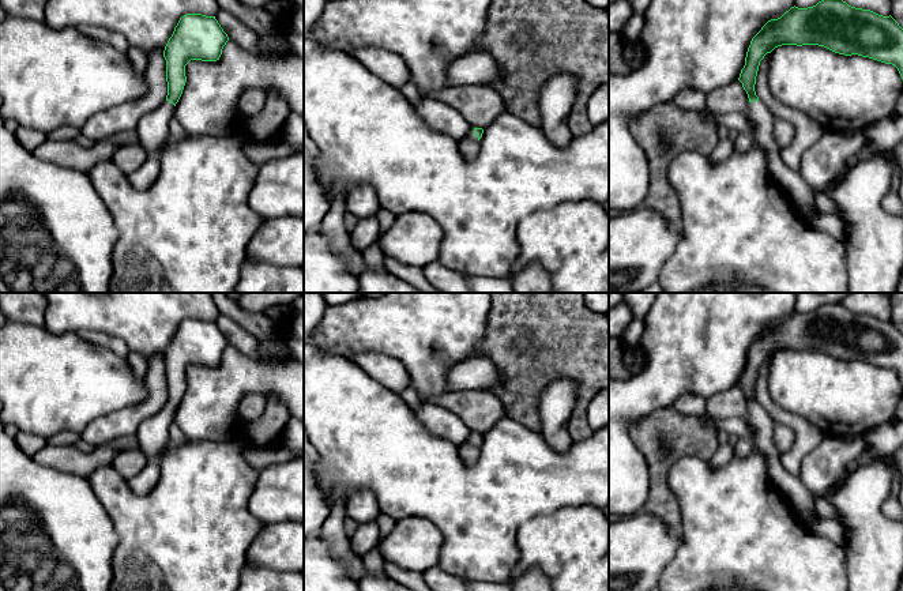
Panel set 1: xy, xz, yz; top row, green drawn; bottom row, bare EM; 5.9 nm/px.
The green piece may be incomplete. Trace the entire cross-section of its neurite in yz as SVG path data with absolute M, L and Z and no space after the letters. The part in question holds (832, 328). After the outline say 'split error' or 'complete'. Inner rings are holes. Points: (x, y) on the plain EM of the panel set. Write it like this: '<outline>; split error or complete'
M824 304L813 312L791 312L752 343L738 383L749 403L746 421L755 430L752 449L764 455L771 479L798 508L806 526L817 517L814 494L780 464L782 453L774 443L775 422L755 396L760 366L782 350L819 350L844 361L869 362L895 370L903 384L903 334L891 320L855 313L842 304Z; split error

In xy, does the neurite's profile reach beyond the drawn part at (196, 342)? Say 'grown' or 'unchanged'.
grown

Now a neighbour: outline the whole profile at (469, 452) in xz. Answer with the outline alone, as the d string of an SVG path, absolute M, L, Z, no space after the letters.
M466 441L458 445L458 452L466 464L474 464L479 456L479 445Z

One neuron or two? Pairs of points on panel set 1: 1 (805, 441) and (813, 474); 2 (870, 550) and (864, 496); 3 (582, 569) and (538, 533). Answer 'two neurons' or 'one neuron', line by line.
1: two neurons
2: one neuron
3: two neurons

